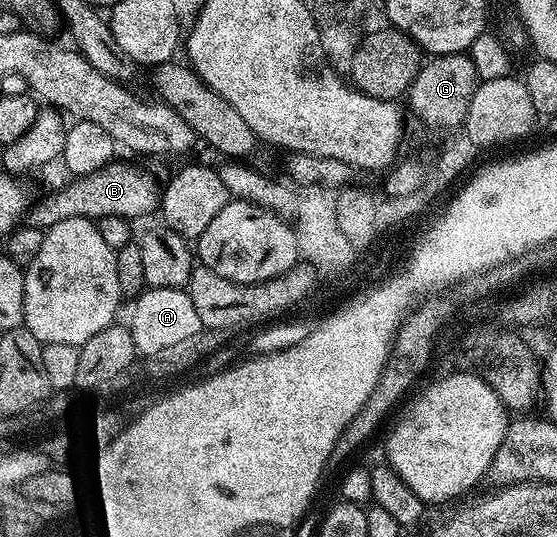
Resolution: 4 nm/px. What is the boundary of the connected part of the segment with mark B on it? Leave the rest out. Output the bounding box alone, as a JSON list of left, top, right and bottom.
[26,161,160,229]

